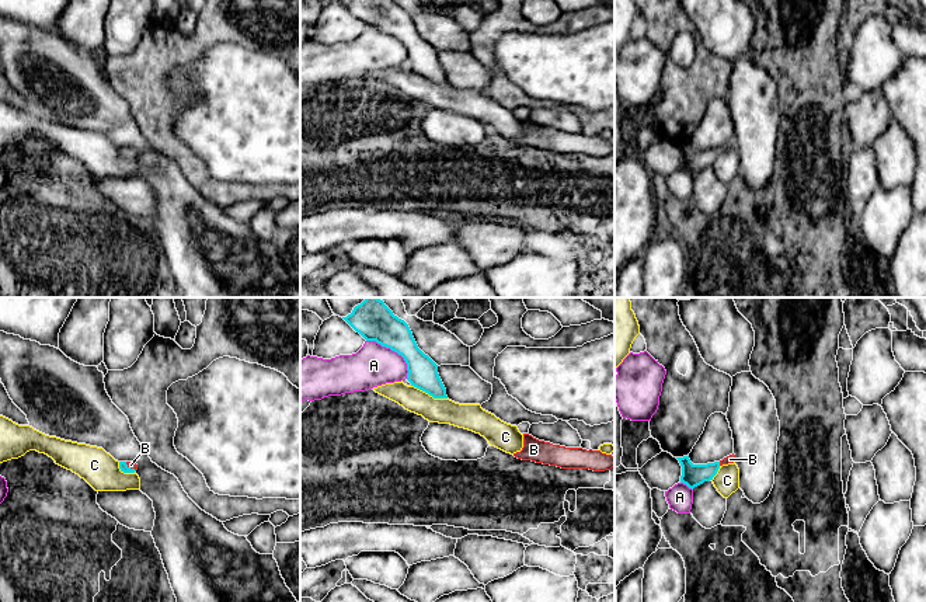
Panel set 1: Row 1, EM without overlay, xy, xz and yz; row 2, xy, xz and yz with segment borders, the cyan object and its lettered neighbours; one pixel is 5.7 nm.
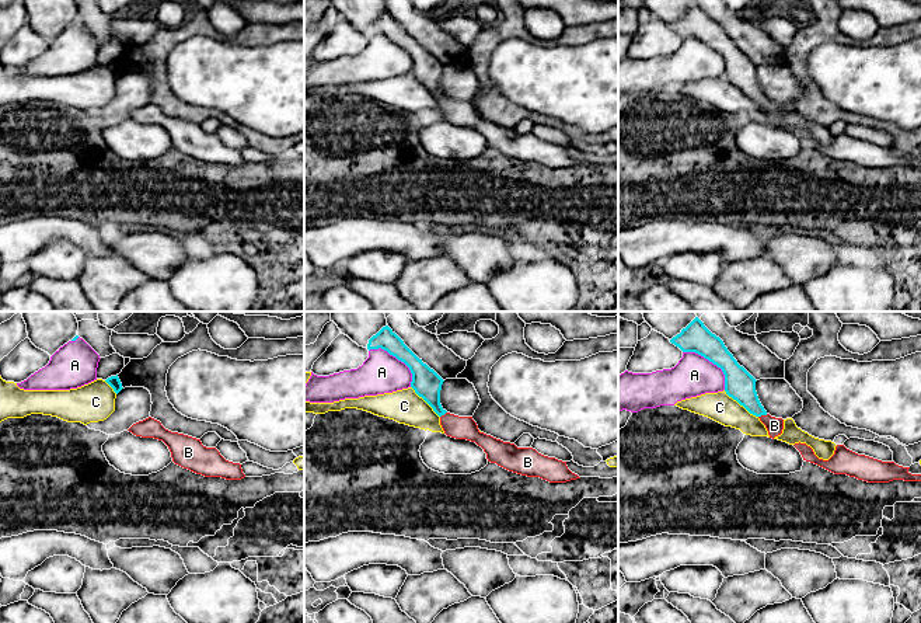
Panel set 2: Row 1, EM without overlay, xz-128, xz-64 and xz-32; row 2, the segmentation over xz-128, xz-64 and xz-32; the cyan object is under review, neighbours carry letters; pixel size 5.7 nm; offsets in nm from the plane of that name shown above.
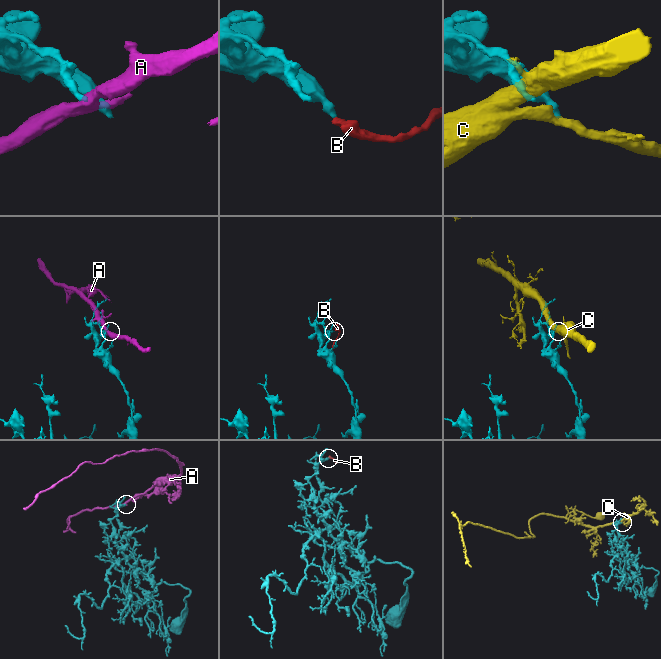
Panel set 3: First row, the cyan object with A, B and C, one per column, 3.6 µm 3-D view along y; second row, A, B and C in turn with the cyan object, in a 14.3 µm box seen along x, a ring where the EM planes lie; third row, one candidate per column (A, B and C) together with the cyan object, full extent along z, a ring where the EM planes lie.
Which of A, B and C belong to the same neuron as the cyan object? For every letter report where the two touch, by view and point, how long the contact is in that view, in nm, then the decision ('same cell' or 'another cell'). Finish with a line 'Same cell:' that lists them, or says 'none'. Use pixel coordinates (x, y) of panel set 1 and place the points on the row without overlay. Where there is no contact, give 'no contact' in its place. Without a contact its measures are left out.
A: contact xz (394, 37); length 320 nm; another cell
B: contact xy (129, 153); length 80 nm; same cell
C: contact xz (430, 80); length 220 nm; another cell
Same cell: B

